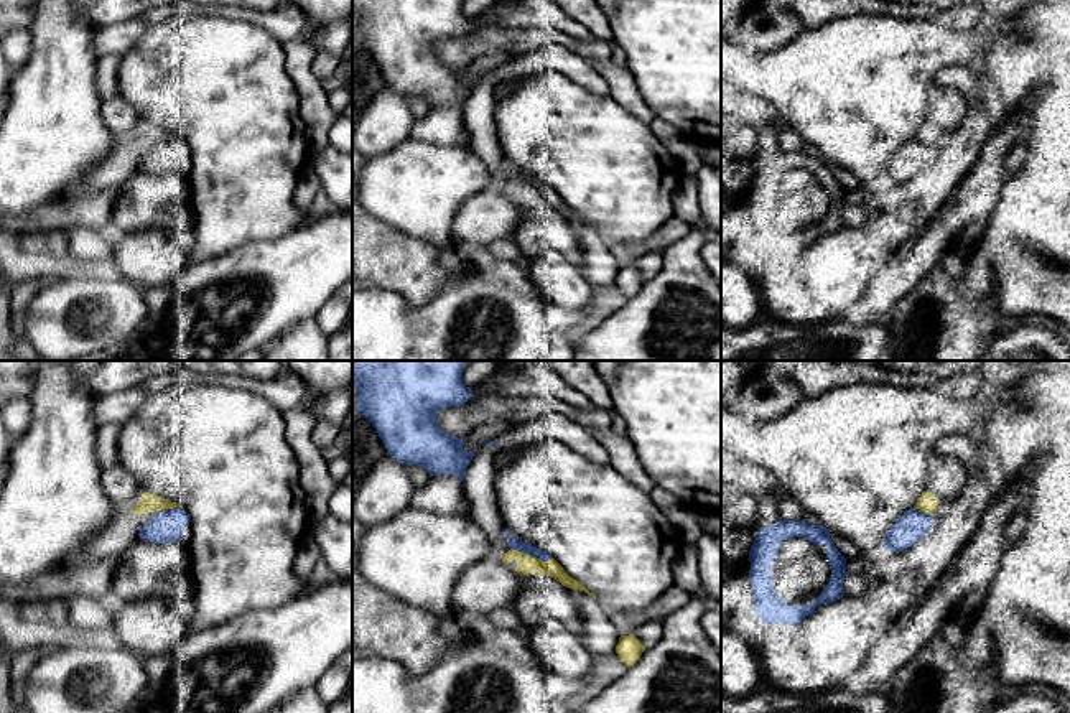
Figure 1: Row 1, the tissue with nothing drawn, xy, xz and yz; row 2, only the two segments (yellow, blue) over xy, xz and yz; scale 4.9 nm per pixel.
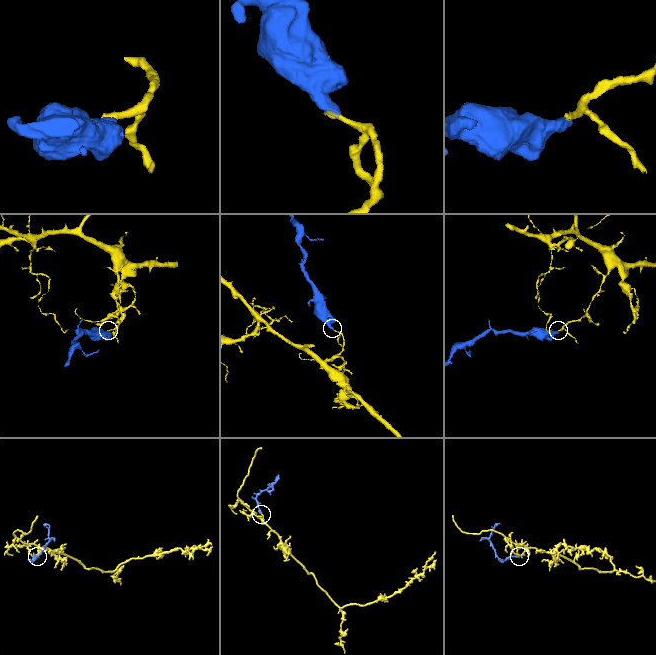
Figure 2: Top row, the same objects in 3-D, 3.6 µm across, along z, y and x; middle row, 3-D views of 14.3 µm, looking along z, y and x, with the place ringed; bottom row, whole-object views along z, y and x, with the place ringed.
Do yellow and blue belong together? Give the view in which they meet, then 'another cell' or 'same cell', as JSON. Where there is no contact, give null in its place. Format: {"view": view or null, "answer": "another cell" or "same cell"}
{"view": "xz", "answer": "another cell"}

